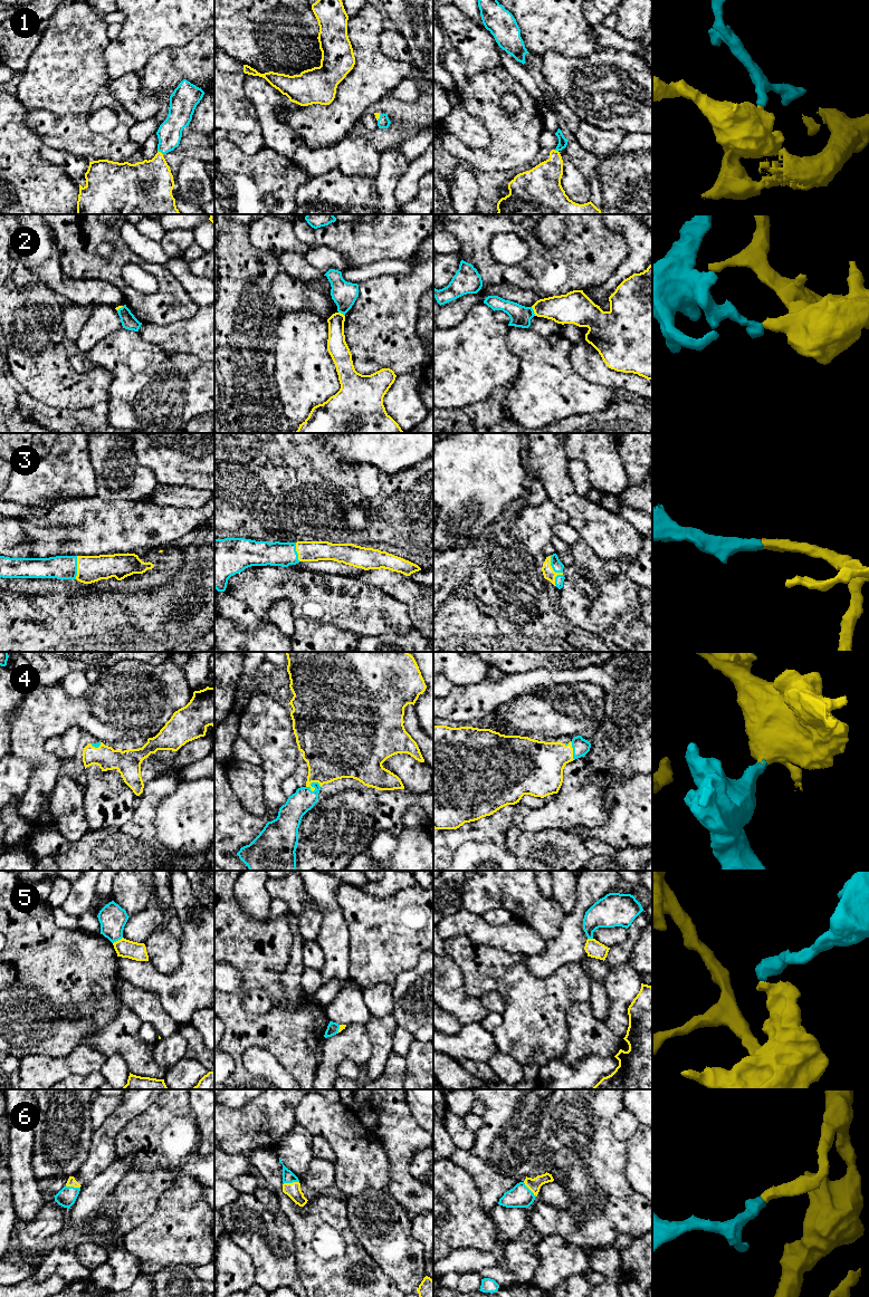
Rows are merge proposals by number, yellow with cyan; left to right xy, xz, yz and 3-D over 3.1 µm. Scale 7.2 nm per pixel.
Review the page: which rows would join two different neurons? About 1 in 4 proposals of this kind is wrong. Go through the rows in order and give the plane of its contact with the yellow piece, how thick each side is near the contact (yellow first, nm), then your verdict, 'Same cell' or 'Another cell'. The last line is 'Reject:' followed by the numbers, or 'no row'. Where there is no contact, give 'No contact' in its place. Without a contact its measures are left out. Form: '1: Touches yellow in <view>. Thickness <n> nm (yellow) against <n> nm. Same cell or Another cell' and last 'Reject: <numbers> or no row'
1: Touches yellow in xy. Thickness 340 nm (yellow) against 180 nm. Same cell
2: Touches yellow in yz. Thickness 220 nm (yellow) against 150 nm. Another cell
3: Touches yellow in yz. Thickness 80 nm (yellow) against 80 nm. Same cell
4: Touches yellow in xz. Thickness 400 nm (yellow) against 170 nm. Same cell
5: Touches yellow in xy. Thickness 130 nm (yellow) against 190 nm. Another cell
6: Touches yellow in xz. Thickness 110 nm (yellow) against 90 nm. Same cell
Reject: 2, 5

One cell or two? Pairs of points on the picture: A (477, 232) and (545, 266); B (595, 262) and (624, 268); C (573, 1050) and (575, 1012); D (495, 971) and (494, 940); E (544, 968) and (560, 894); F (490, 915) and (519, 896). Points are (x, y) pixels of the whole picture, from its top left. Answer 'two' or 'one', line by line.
A: one
B: two
C: one
D: two
E: two
F: two

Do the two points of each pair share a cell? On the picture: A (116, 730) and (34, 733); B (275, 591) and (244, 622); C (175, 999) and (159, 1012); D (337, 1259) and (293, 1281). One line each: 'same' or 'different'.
A: same
B: different
C: different
D: different

